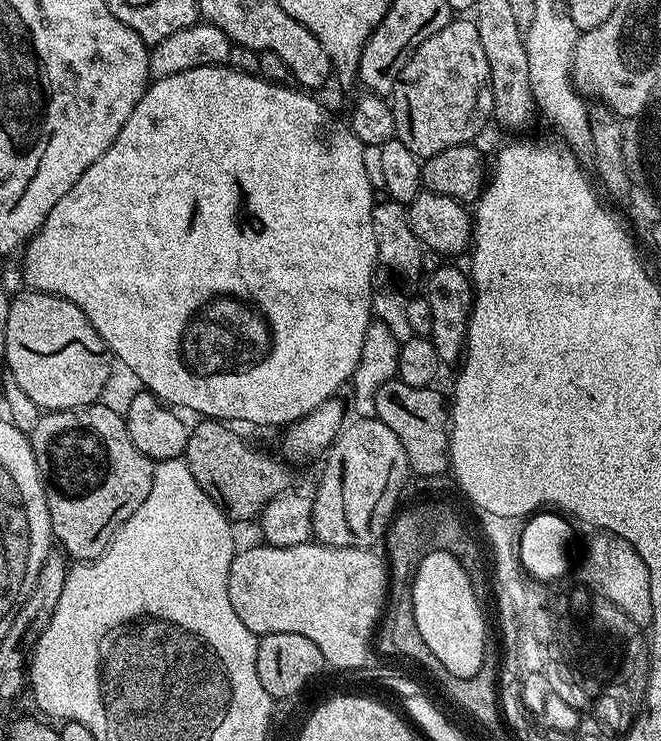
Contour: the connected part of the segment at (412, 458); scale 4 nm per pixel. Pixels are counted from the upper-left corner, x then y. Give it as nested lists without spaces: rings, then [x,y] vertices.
[[[399,378],[388,380],[376,395],[375,417],[390,426],[398,434],[403,449],[406,450],[409,469],[420,476],[440,476],[449,471],[448,463],[448,425],[449,413],[446,411],[446,396],[435,392],[435,387],[419,388],[406,386]]]

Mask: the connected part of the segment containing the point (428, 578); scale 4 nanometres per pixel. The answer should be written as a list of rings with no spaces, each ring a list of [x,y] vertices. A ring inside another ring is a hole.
[[[446,551],[428,554],[411,577],[410,591],[414,622],[426,642],[427,650],[459,681],[478,674],[479,668],[484,664],[484,608],[475,597],[470,578],[462,568],[459,558]]]

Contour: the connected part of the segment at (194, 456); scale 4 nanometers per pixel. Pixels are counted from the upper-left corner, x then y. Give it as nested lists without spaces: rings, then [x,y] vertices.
[[[200,418],[195,421],[191,425],[189,434],[188,434],[188,445],[186,446],[186,450],[184,451],[182,459],[190,466],[190,474],[194,474],[194,482],[198,482],[198,486],[202,486],[202,490],[208,497],[213,500],[217,504],[219,508],[222,509],[228,516],[229,520],[233,522],[239,522],[239,520],[252,520],[255,521],[257,517],[259,517],[260,513],[263,512],[264,507],[269,504],[271,500],[274,498],[278,498],[278,494],[282,494],[283,492],[289,491],[290,485],[288,484],[292,480],[292,476],[287,472],[284,467],[286,467],[285,461],[283,459],[271,456],[268,452],[263,452],[260,448],[255,448],[254,445],[251,444],[248,440],[243,440],[242,437],[239,436],[238,433],[235,432],[235,427],[229,426],[227,423],[218,421],[218,420],[209,420],[207,418]]]

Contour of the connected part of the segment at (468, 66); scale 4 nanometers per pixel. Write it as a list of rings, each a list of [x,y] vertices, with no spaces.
[[[453,18],[449,24],[442,26],[438,34],[430,34],[426,42],[422,42],[412,51],[412,56],[396,79],[396,85],[390,97],[395,139],[400,140],[415,156],[427,158],[434,154],[442,154],[442,150],[450,150],[450,146],[473,143],[476,135],[493,119],[492,107],[494,94],[490,82],[490,62],[486,62],[486,54],[482,51],[482,42],[478,38],[476,21],[472,18]]]

